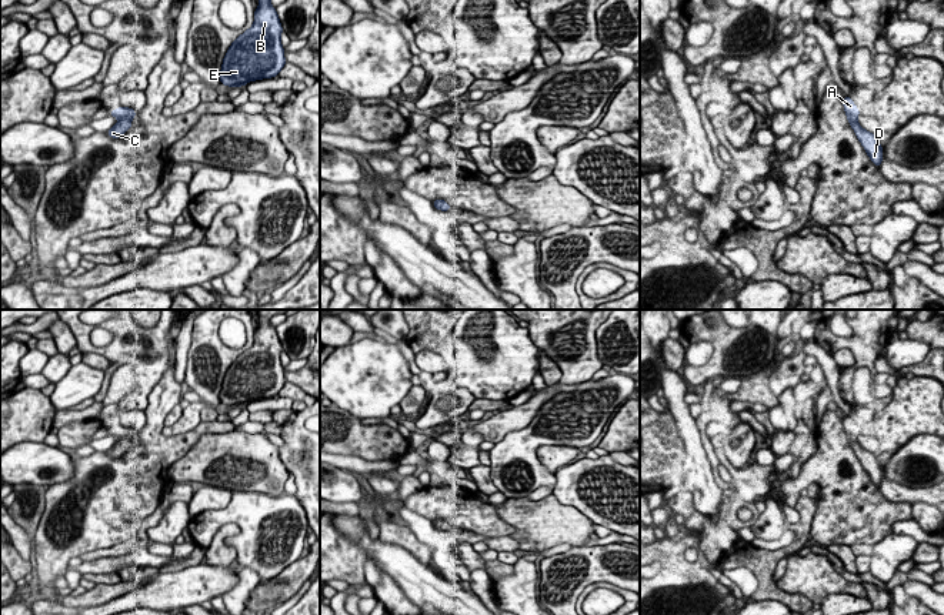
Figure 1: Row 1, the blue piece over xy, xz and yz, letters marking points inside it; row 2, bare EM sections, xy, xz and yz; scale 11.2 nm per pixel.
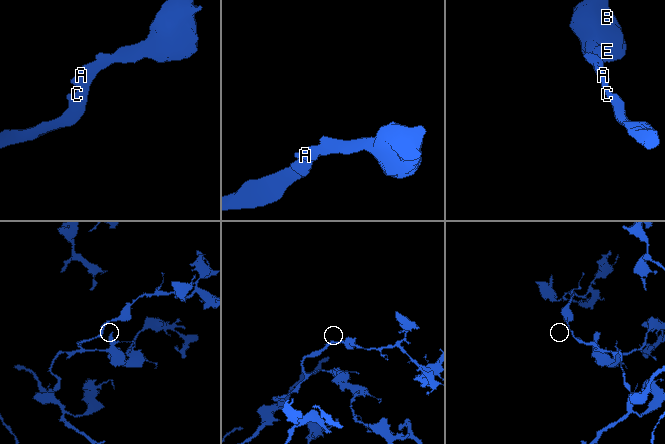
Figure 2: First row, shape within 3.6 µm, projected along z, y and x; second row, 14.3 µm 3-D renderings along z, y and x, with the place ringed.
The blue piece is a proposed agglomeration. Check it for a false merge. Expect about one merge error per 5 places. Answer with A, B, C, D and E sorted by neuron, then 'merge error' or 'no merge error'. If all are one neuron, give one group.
A B C D E; no merge error

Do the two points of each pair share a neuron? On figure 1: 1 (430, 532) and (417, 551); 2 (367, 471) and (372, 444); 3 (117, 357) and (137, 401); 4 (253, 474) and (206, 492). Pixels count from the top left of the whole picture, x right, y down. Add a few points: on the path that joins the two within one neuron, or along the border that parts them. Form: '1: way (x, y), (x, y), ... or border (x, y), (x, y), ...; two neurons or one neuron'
1: border (409, 528), (429, 547); two neurons
2: border (336, 454), (394, 464); two neurons
3: way (132, 360), (143, 371), (143, 387); one neuron
4: border (204, 484), (233, 491); two neurons

